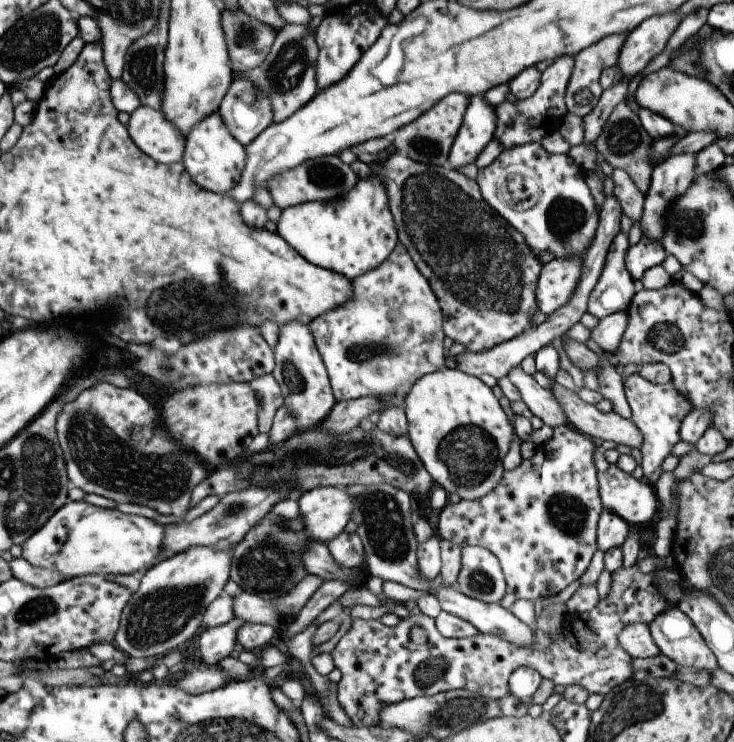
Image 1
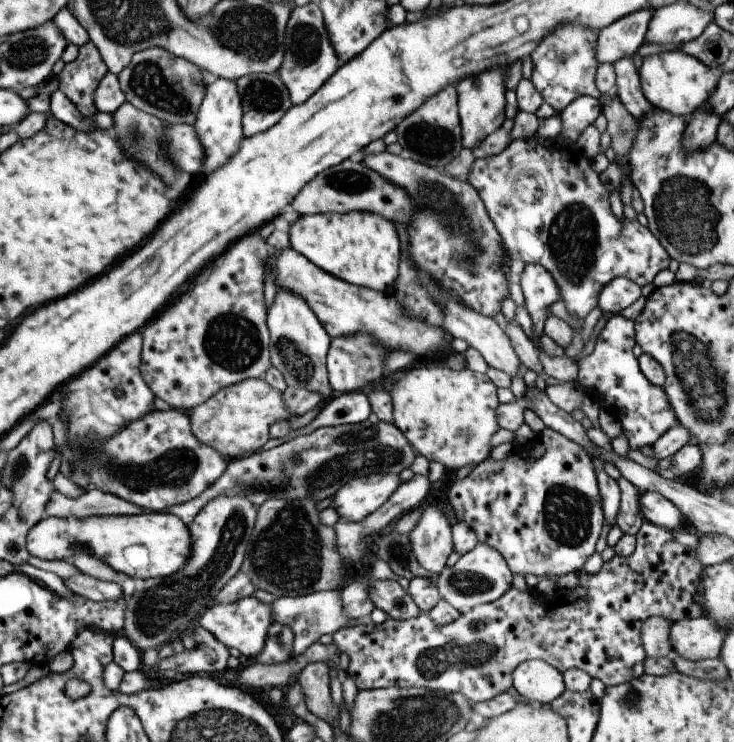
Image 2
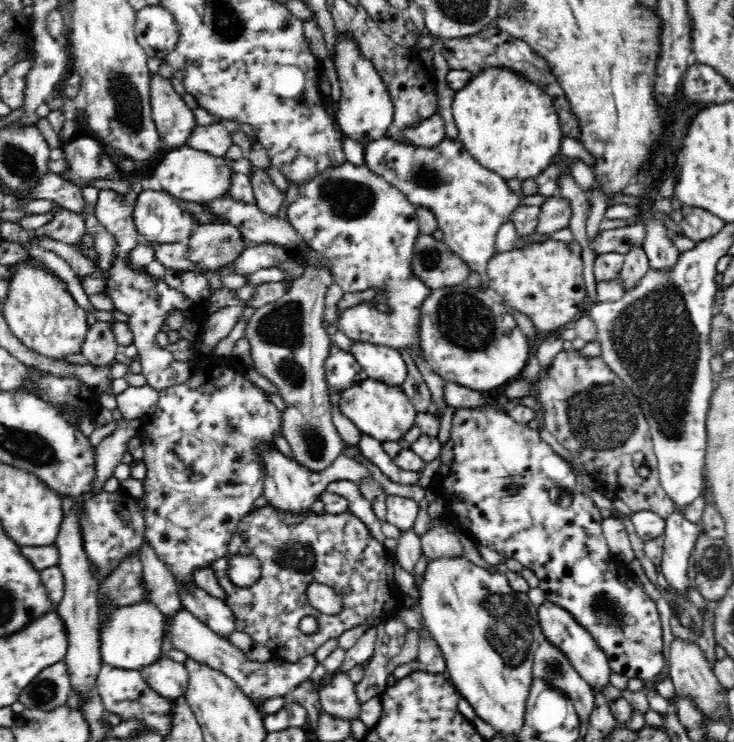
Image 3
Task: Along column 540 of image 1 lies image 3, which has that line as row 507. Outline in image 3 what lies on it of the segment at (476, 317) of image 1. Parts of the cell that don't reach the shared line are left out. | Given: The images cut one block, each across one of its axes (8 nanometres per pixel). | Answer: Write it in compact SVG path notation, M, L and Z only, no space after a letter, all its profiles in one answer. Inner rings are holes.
M266 504L256 511L251 511L240 520L228 545L228 553L230 556L254 555L262 563L262 574L254 586L236 586L226 578L226 566L209 566L216 573L217 581L226 593L224 601L233 612L235 630L249 634L258 644L270 648L275 657L284 658L290 663L299 662L306 655L316 652L325 642L338 638L346 630L366 620L382 615L381 622L394 618L394 615L405 608L405 602L408 600L408 596L402 592L394 579L395 553L388 552L384 545L374 538L373 534L370 534L366 523L350 512L318 514L308 510L306 514L297 516L297 514L283 514L273 506ZM242 534L249 536L249 543L244 543L240 539ZM312 582L326 584L336 591L342 599L340 614L327 615L310 604L306 597L306 590ZM304 616L316 618L319 629L315 633L309 635L300 631L298 624Z

